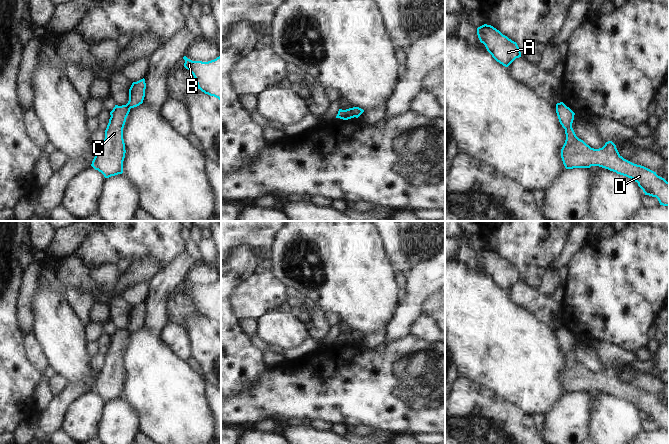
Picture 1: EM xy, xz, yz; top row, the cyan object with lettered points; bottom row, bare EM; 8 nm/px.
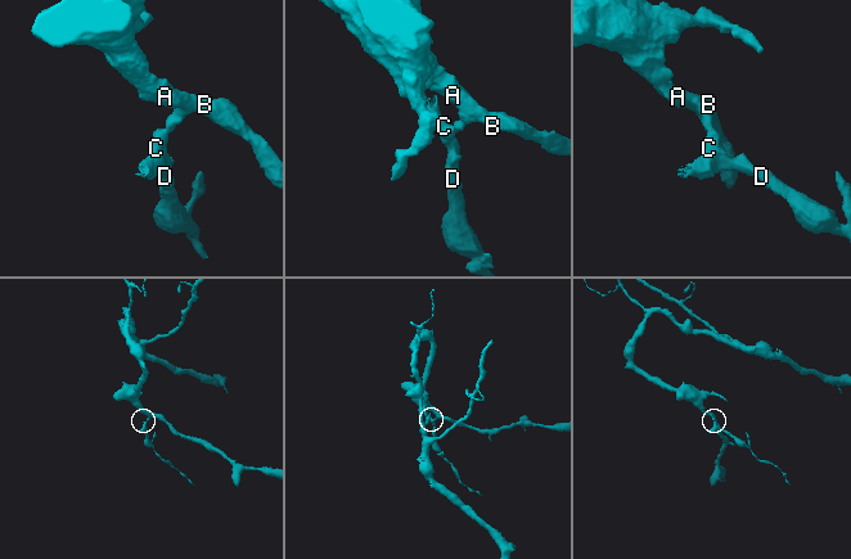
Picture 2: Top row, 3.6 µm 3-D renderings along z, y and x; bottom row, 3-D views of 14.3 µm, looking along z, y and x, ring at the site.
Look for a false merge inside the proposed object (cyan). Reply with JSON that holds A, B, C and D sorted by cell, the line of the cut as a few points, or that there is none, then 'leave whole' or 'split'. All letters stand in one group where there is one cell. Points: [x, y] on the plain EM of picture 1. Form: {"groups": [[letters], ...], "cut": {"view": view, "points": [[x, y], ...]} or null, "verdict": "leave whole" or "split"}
{"groups": [["A", "B"], ["C", "D"]], "cut": {"view": "xz", "points": [[351, 332], [355, 340]]}, "verdict": "split"}

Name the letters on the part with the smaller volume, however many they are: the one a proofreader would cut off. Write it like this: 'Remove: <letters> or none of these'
Remove: C, D.

